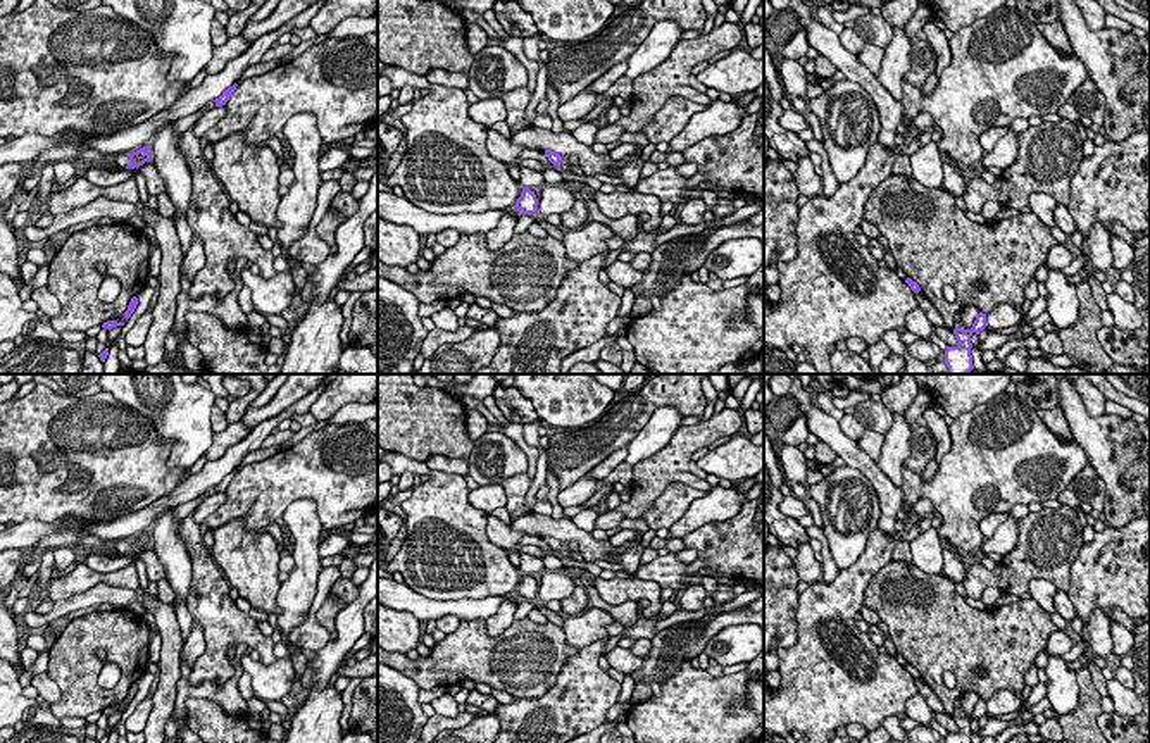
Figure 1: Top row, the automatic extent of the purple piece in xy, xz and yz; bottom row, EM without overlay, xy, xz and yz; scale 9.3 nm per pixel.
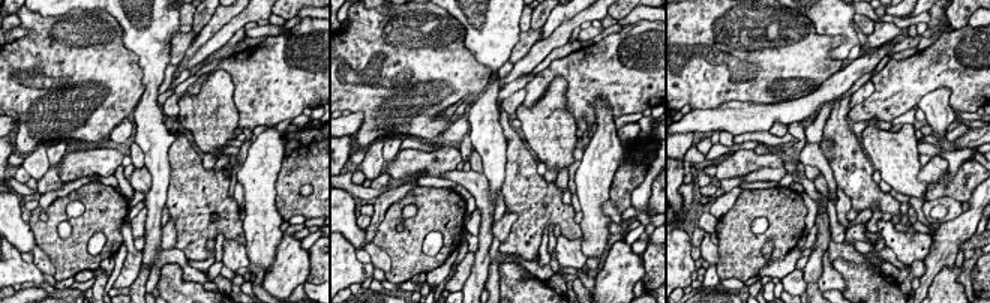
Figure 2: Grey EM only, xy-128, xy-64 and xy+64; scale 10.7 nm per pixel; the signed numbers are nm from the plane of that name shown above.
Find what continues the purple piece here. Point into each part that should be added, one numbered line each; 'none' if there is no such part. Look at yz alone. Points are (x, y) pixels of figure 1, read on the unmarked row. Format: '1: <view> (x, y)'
none

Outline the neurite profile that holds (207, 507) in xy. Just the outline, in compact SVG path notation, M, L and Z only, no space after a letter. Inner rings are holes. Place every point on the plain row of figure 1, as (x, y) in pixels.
M216 493L203 500L195 510L193 510L193 521L197 524L203 524L203 521L212 515L222 503L226 502L226 493Z

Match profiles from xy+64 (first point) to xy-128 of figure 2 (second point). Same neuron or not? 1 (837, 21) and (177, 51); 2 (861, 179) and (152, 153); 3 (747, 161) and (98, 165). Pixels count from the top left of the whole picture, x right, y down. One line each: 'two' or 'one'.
1: two
2: two
3: one

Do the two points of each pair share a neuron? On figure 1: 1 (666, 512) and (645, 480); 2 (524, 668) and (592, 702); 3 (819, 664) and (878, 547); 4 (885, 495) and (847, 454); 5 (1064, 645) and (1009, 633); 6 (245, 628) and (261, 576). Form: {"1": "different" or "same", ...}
{"1": "different", "2": "different", "3": "same", "4": "same", "5": "different", "6": "different"}

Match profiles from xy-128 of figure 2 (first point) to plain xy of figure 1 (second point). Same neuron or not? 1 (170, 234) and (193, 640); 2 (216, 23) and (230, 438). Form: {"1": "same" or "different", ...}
{"1": "same", "2": "different"}

